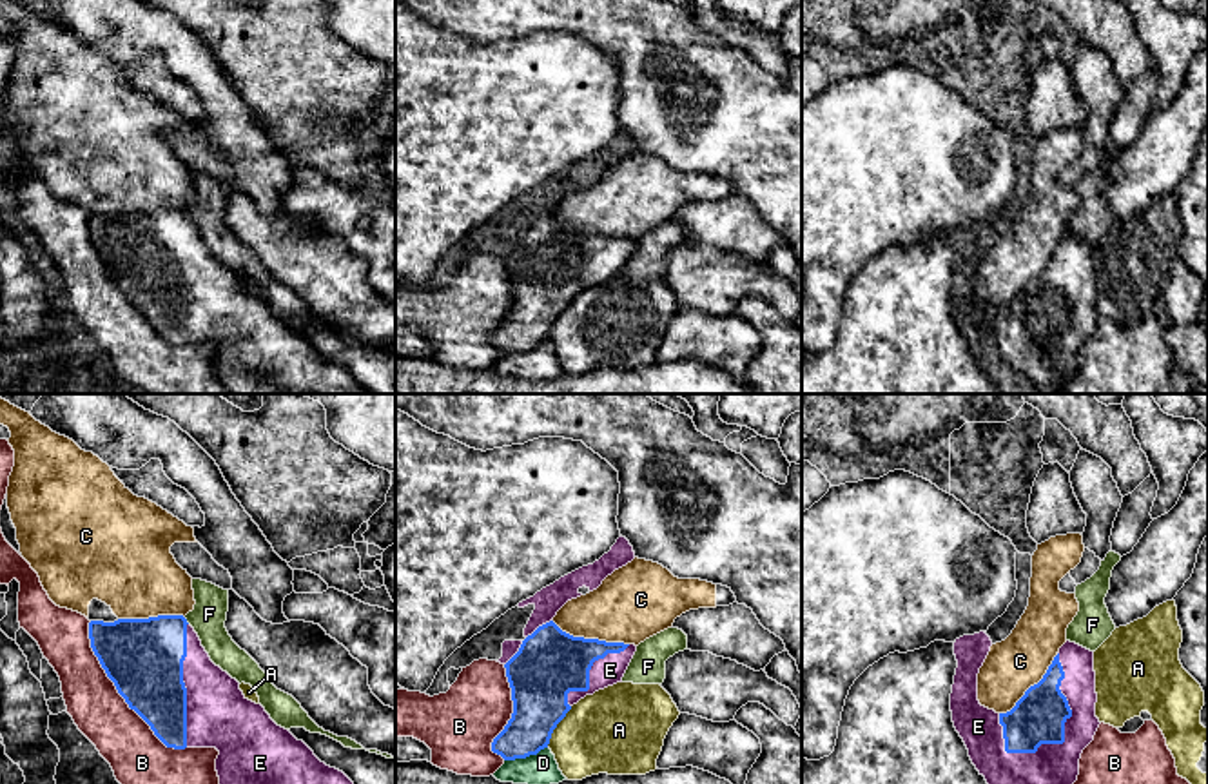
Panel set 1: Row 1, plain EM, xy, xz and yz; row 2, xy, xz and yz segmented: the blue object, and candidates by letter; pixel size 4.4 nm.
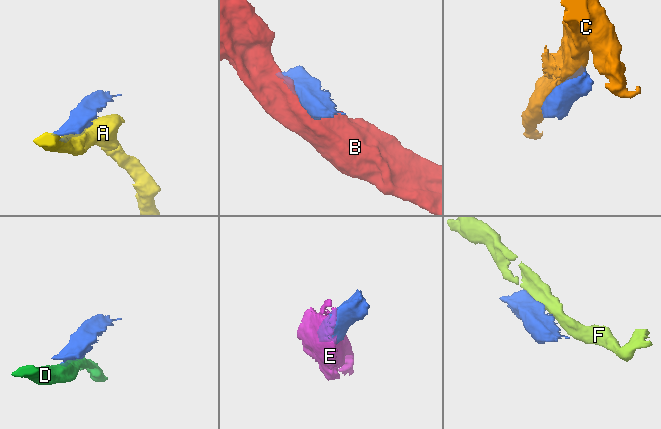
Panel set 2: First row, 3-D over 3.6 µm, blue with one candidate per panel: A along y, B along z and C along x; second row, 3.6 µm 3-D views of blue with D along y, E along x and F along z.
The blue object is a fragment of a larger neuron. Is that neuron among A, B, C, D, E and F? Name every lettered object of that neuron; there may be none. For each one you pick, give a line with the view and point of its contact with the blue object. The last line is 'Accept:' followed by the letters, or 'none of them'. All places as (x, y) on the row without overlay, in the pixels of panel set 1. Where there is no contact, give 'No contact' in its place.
E: Touches blue at yz (1063, 318)
Accept: E

